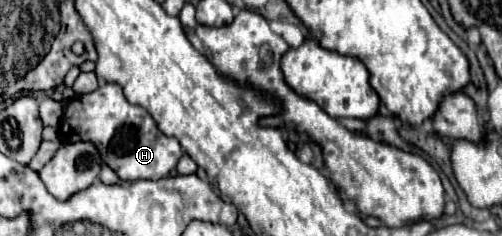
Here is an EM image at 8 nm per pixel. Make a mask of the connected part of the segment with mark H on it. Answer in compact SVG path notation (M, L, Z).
M115 82L101 84L95 92L69 100L59 132L65 140L91 140L101 154L101 160L115 170L121 180L159 180L169 176L183 148L175 138L167 138L155 124L149 112L129 104L123 88Z

